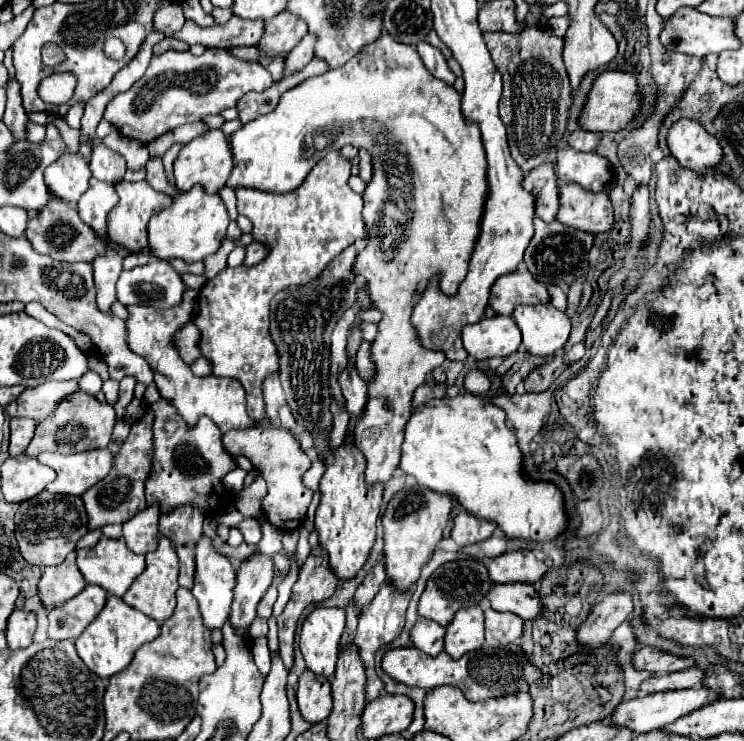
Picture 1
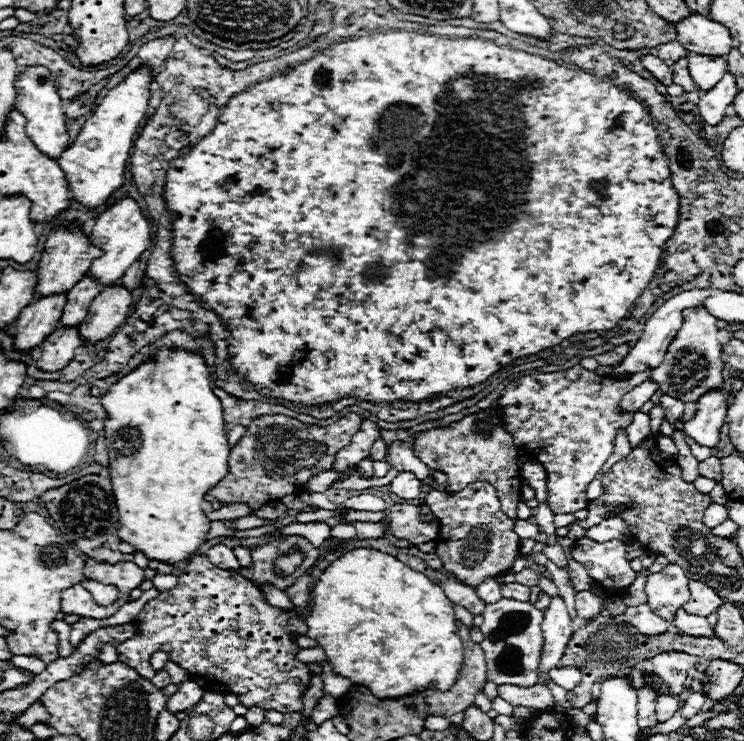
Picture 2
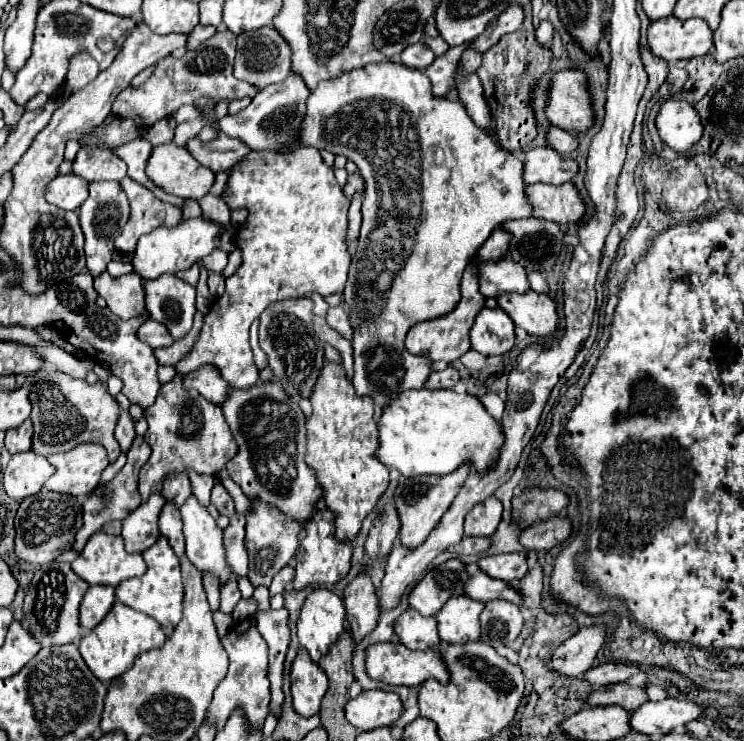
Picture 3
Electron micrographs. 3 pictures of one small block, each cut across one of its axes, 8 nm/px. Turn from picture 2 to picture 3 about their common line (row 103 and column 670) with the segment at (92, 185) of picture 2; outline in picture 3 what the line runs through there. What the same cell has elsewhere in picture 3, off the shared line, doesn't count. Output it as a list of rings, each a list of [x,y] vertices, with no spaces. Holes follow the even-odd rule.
[[[684,100],[666,102],[656,116],[656,128],[664,144],[678,154],[686,154],[702,138],[700,116]]]

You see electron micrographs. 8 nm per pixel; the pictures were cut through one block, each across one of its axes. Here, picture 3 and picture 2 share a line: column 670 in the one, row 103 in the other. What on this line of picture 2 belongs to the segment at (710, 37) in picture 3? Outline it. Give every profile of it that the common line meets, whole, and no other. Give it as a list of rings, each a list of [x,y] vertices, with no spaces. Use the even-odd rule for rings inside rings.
[[[28,66],[24,72],[16,76],[16,108],[24,114],[26,134],[50,158],[58,158],[68,148],[68,132],[66,132],[66,116],[62,112],[62,98],[56,92],[52,76],[42,66]]]

